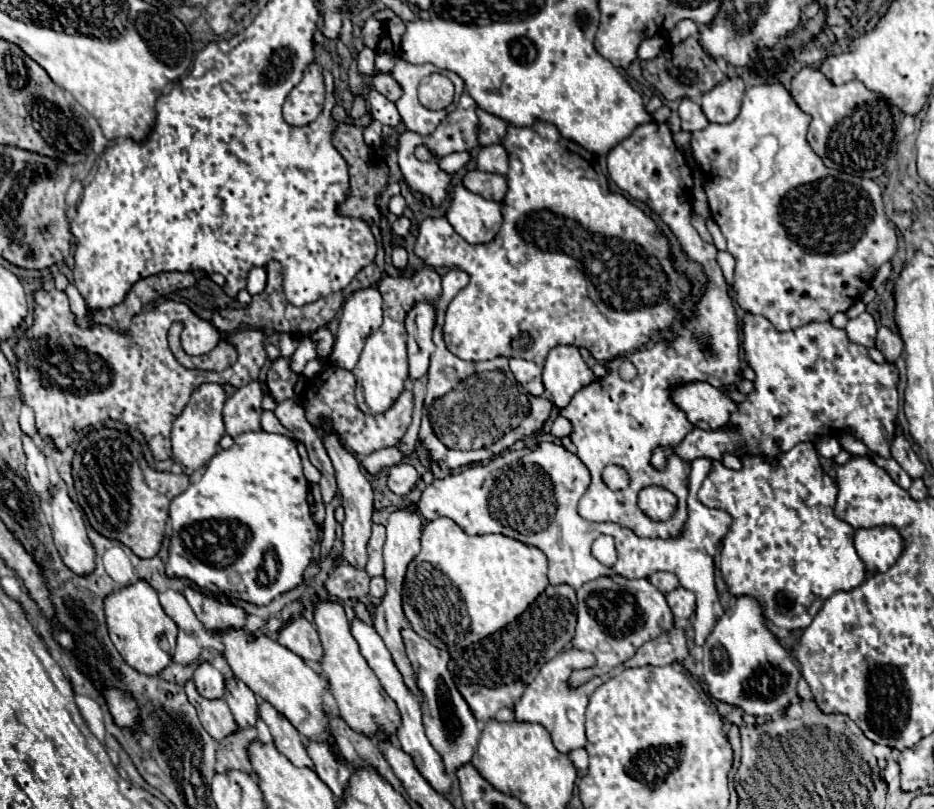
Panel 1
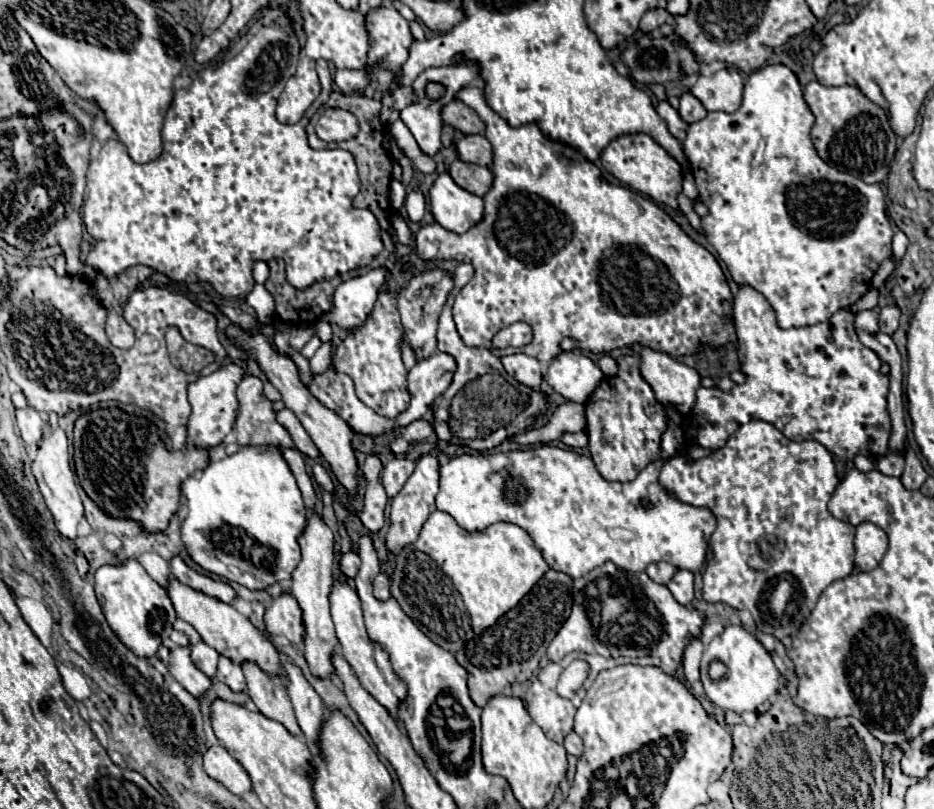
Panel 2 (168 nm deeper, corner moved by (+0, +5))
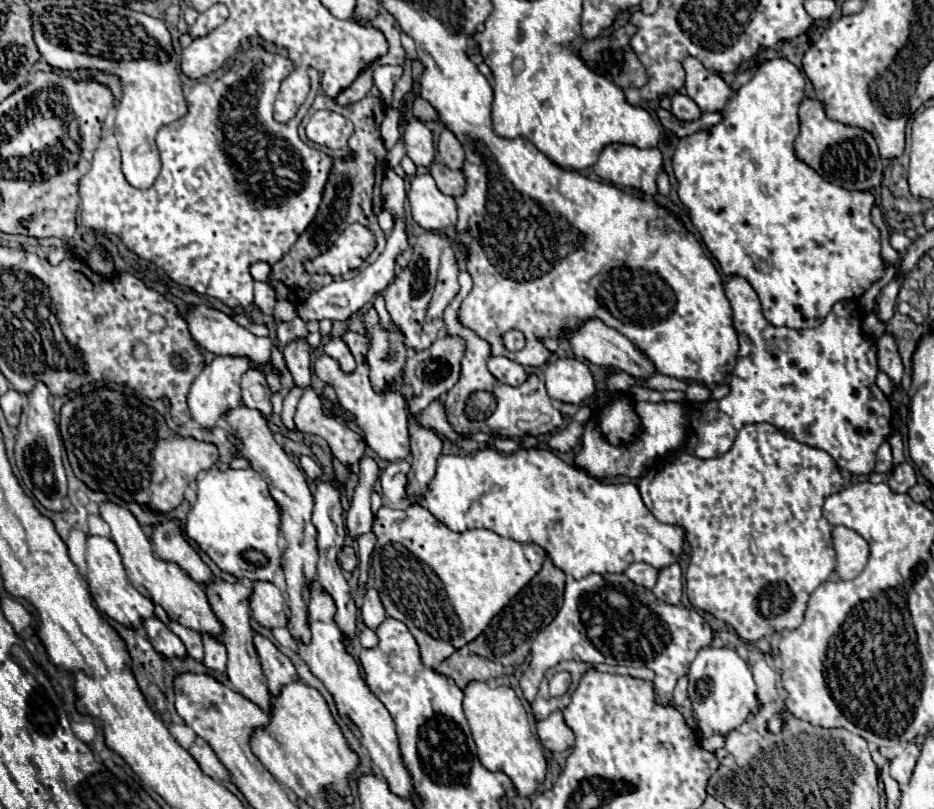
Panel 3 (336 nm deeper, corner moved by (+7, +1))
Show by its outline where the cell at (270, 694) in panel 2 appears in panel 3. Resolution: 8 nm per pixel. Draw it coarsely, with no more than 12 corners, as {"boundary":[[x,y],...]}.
{"boundary":[[251,586],[205,588],[223,620],[233,690],[271,714],[273,696],[253,646]]}

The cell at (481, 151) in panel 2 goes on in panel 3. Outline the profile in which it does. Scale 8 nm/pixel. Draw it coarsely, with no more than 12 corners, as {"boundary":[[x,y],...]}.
{"boundary":[[443,130],[437,142],[445,166],[461,170],[465,150],[451,130]]}

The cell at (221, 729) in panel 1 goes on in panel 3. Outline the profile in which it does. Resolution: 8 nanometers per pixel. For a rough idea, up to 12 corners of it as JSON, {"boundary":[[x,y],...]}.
{"boundary":[[159,618],[143,628],[159,656],[185,658],[183,642]]}

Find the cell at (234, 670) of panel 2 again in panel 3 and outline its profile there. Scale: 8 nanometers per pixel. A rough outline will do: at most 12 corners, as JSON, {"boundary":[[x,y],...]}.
{"boundary":[[203,634],[203,664],[223,674],[227,650],[219,640]]}

